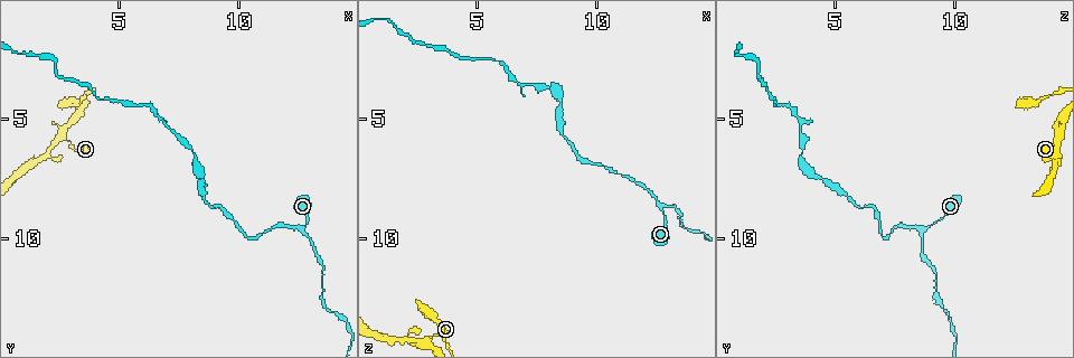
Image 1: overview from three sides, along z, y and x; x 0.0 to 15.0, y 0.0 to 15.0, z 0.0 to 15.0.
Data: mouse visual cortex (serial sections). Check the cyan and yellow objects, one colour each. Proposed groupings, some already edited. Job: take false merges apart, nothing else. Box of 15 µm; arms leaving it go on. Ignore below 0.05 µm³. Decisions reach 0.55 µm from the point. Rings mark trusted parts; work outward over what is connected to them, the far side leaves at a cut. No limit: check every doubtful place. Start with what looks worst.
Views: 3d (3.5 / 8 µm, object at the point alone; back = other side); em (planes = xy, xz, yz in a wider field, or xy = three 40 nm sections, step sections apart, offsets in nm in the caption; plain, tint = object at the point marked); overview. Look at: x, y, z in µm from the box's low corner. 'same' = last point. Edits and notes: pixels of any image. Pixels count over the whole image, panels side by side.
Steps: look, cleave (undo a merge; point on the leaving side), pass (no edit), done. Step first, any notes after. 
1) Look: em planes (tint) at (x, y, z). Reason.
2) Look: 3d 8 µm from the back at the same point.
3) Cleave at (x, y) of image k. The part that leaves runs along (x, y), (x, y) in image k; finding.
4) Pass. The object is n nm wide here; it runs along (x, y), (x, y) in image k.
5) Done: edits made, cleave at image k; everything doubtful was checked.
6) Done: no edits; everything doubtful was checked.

Look: 3d 3.5 µm at (12.7, 9.7, 8.7). Branch point.

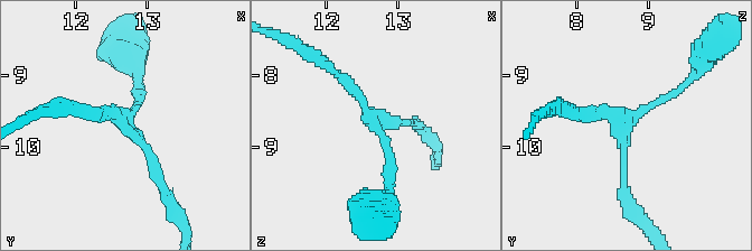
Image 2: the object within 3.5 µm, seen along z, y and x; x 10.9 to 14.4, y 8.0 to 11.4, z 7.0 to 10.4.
Look: em planes (tint) at (12.75, 9.60, 8.75). 3 arms meet here; the arms are 150, 150, 150 nm wide; need the tissue.

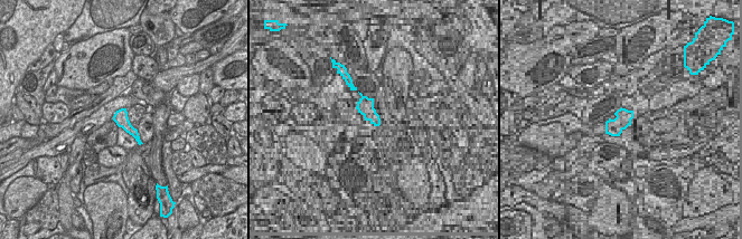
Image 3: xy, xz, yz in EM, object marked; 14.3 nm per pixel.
Look: em xy step 5 (tint) at the same point. Cut it another way.

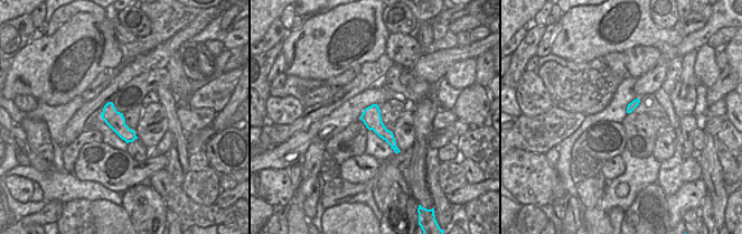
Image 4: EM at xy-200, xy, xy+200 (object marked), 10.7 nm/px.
Pass. It runs along (389, 191), (382, 133), (334, 71) in image 2; all the same cell.

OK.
Look: em xy step 5 (tint) at (2.7, 5.8, 14.3). Branch point.

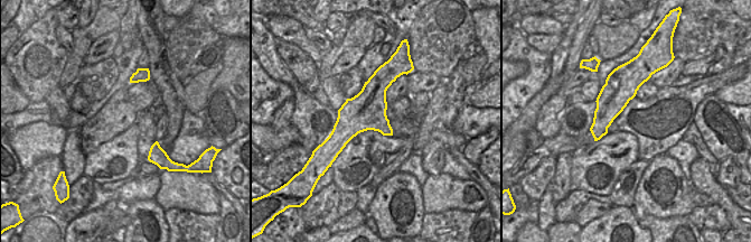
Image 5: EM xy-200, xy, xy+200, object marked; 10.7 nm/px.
Look: 3d 3.5 µm from the back at the same point. Wider look.

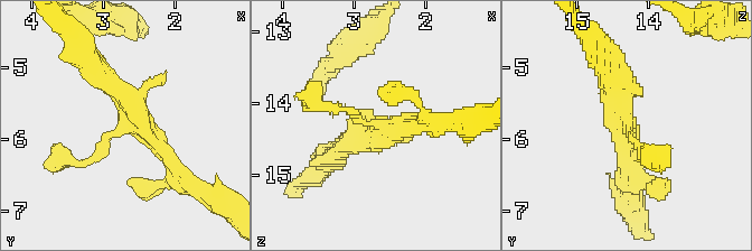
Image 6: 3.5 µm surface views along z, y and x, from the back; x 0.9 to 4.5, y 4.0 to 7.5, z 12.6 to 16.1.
Pass. It runs along (320, 105), (388, 128), (430, 126) in image 6; continuous, no second cell.

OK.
Look: 3d 8 µm at (10.4, 10.0, 7.0). Abrupt turn.

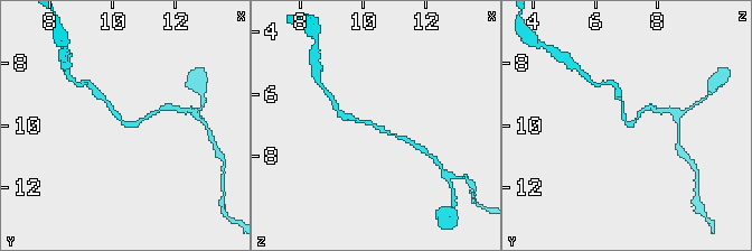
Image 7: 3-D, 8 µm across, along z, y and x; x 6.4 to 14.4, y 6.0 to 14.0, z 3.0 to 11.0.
Look: em xy step 1 (tint) at (10.5, 10.0, 7.0).

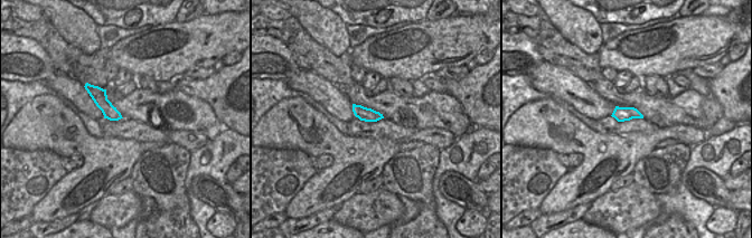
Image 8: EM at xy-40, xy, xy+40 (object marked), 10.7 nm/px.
Pass. The arms are 150, 150 nm wide; it runs along (88, 87), (118, 116) in image 8; continuous, no second cell.

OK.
Look: 3d 3.5 µm from the back at (2.4, 3.1, 1.6). Narrows sharply.

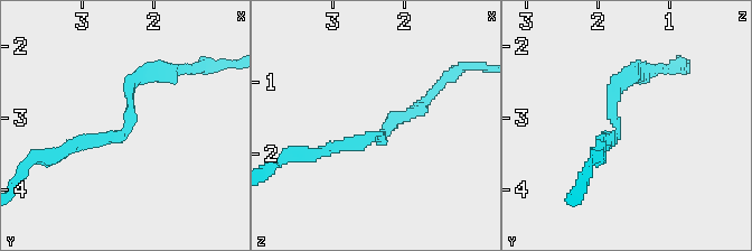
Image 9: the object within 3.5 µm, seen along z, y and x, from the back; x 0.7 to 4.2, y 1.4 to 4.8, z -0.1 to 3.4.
Look: em xy step 5 (tint) at (2.40, 3.10, 1.75). The arms are 150, 200 nm wide; now the EM.

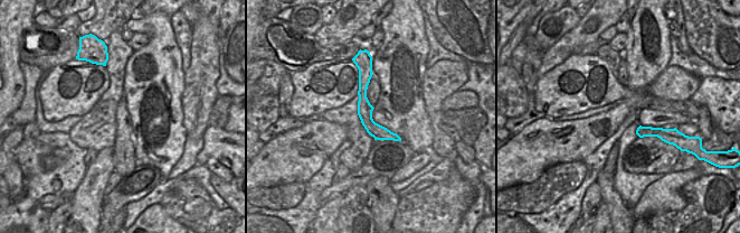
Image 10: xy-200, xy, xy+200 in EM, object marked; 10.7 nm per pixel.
Pass. It runs along (65, 149), (116, 139), (133, 80), (154, 73) in image 9; all the same cell.

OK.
Done: no edits; everything doubtful was checked.

